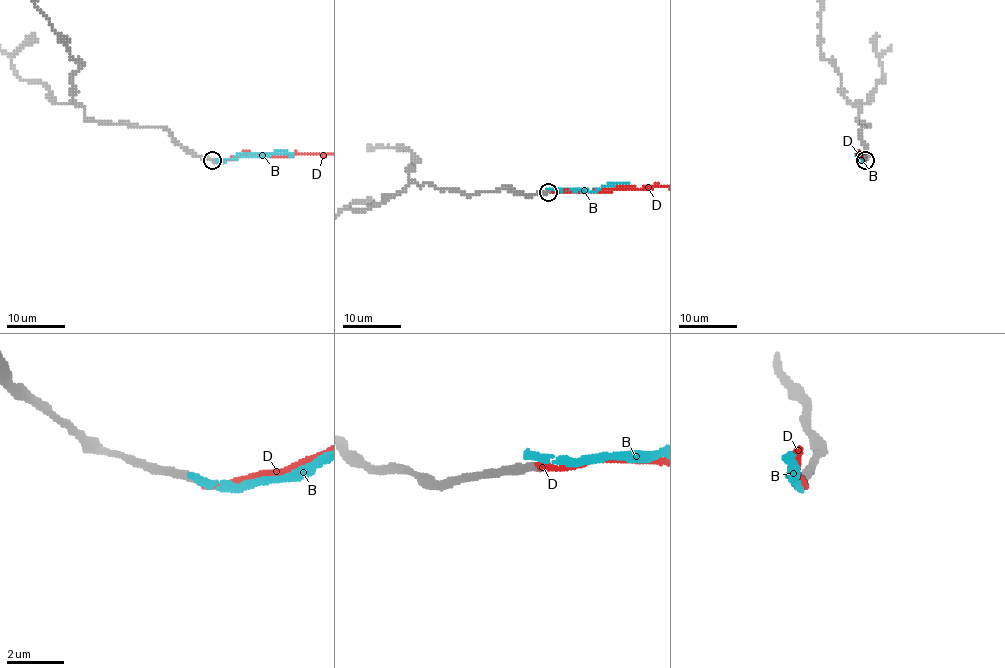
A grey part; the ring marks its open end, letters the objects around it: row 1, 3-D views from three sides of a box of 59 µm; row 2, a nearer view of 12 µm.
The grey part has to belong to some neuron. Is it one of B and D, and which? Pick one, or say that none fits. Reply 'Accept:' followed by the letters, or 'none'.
Accept: D

